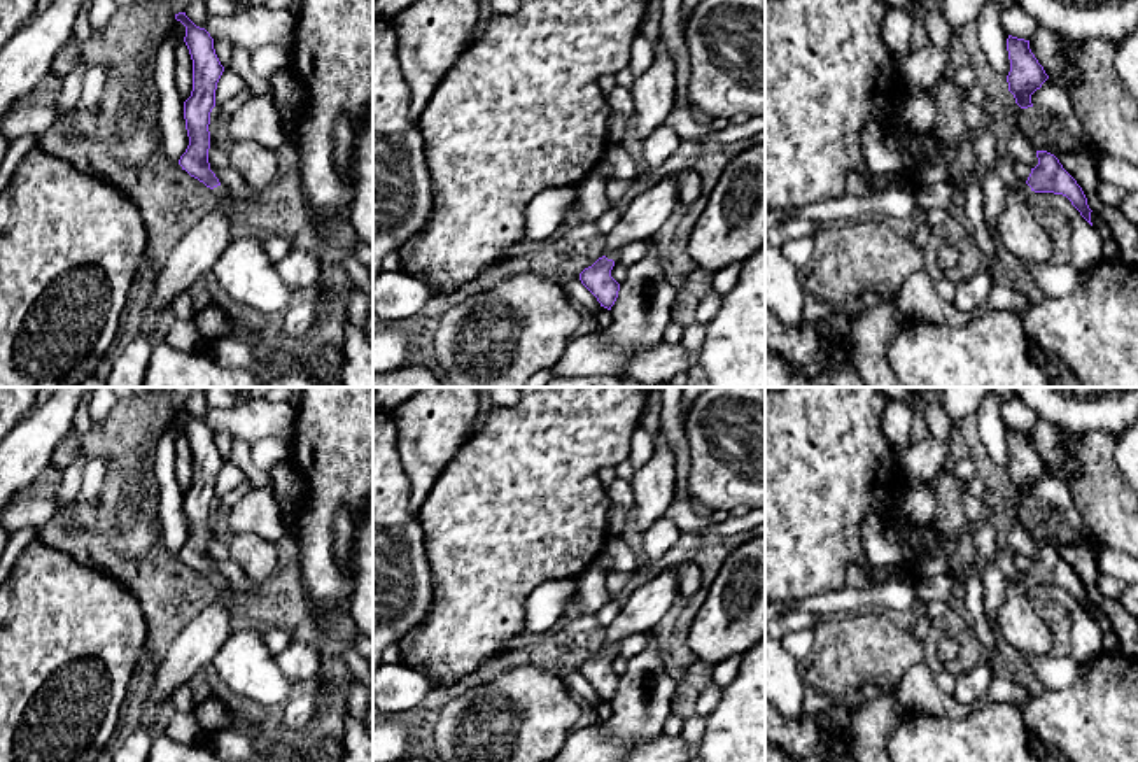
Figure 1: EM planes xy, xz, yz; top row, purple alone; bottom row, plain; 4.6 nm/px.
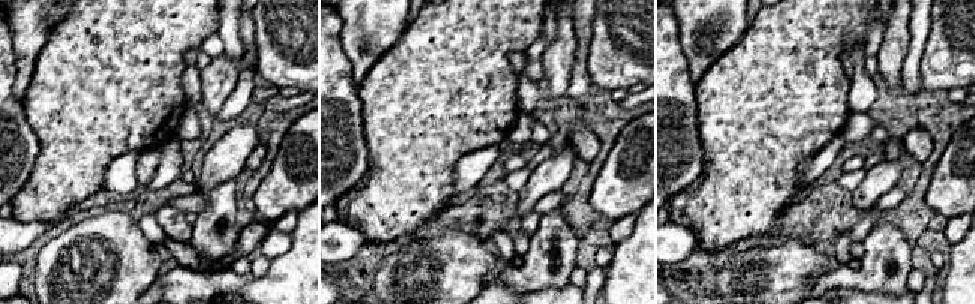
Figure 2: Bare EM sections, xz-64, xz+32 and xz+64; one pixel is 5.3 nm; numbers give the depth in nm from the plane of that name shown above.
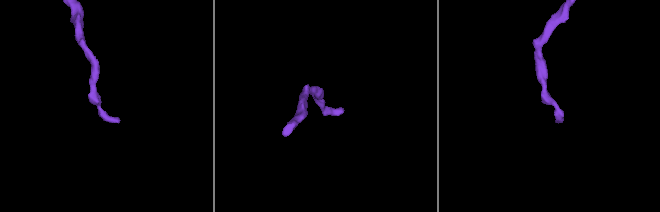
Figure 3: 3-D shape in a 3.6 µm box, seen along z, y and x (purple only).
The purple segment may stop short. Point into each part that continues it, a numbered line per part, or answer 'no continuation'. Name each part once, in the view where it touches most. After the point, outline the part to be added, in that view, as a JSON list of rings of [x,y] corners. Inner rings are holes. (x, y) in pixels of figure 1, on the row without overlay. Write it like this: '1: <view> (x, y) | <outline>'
1: xz (645, 608) | [[[660,568],[644,585],[634,590],[620,608],[620,615],[608,625],[606,650],[616,652],[618,645],[632,634],[655,629],[678,596],[676,568]]]

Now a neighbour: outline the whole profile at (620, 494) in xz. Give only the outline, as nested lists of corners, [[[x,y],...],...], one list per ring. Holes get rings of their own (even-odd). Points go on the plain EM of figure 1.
[[[616,478],[608,489],[608,497],[611,504],[632,512],[634,506],[634,492],[632,492],[632,483],[630,480]]]

